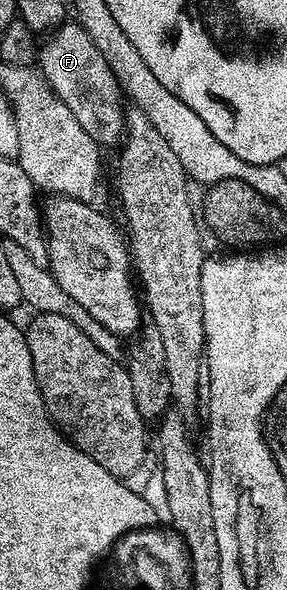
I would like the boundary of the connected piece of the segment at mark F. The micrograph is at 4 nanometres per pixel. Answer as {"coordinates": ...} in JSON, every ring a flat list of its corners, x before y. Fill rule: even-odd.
{"coordinates":[[65,23,43,38,38,49,38,72,47,81,58,99,70,107,70,115,82,123,82,131,97,145,117,146,123,138,125,106,120,106,122,90,110,71,102,51,94,47,94,39,79,23],[72,24,72,25,71,25],[44,41,44,45,43,45]]}

